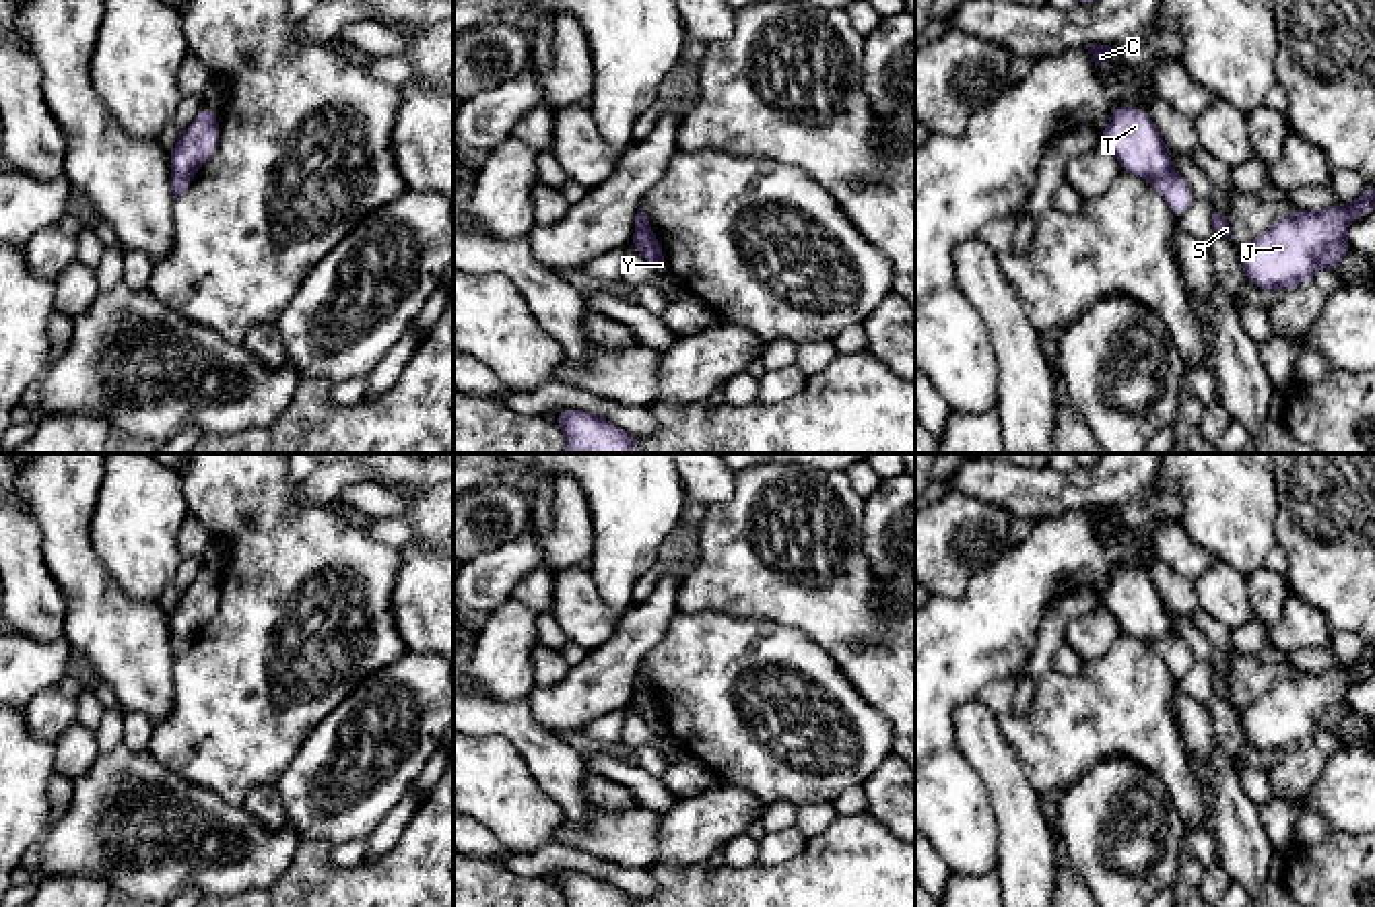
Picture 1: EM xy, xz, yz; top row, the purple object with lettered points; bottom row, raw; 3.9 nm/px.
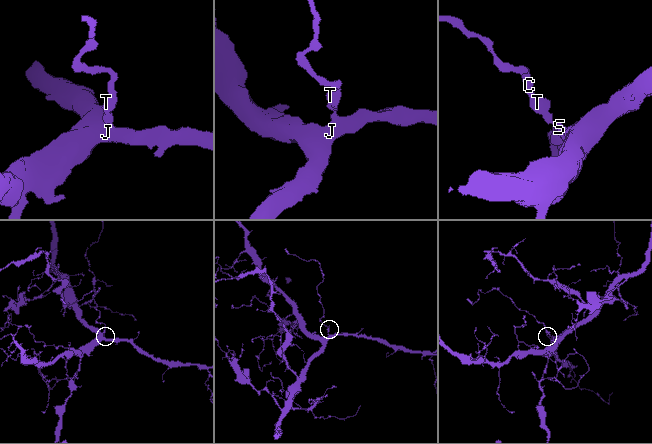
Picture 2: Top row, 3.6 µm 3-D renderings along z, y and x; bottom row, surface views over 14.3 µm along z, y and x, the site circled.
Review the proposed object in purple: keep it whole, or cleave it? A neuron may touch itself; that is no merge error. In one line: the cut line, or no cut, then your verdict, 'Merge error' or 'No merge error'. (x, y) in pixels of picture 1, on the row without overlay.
Split along yz (1171, 629), (1151, 642). Merge error

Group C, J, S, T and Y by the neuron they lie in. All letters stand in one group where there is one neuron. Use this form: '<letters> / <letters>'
C T / J S Y

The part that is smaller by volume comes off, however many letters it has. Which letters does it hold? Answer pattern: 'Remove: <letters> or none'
Remove: C, T

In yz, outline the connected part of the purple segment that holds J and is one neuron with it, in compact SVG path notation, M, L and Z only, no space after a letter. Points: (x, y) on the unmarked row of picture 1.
M1365 643L1352 666L1328 672L1290 672L1245 709L1237 709L1243 738L1257 750L1276 757L1313 744L1319 730L1338 734L1342 719L1352 713L1346 688L1375 670L1375 647Z

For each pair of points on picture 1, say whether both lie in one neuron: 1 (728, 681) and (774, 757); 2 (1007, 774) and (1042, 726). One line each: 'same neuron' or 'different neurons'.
1: same neuron
2: different neurons

